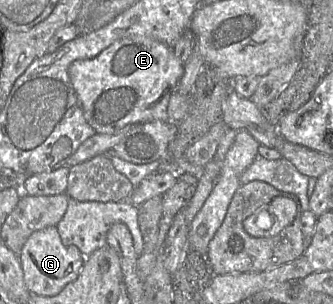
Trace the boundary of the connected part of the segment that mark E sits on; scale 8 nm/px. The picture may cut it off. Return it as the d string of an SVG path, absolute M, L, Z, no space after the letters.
M140 36L115 41L96 57L72 62L68 68L72 86L78 96L84 117L98 134L112 134L125 126L149 121L169 121L167 107L171 93L184 74L184 66L175 56L173 47Z

